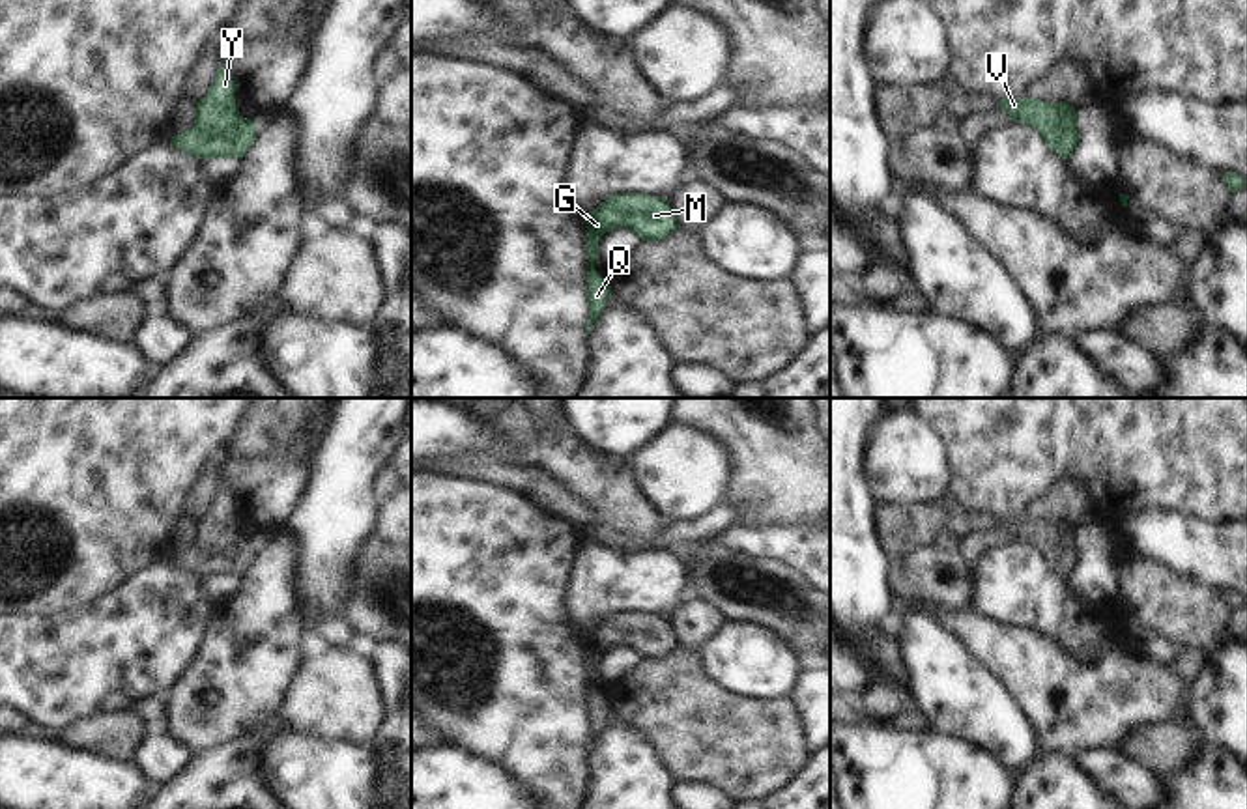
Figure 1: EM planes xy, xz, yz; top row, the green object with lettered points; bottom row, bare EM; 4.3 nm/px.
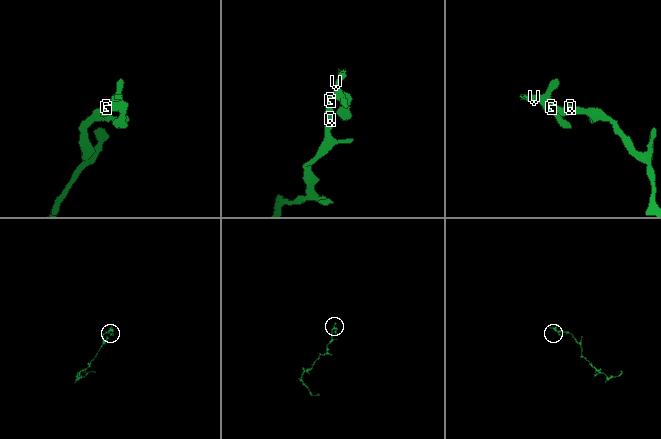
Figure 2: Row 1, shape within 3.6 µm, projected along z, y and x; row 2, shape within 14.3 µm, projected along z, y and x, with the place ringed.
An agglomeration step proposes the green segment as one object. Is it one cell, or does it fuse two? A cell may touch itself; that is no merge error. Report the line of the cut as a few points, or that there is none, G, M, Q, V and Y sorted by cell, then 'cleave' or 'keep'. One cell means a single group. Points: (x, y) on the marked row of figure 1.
cut none; groups G M Q V Y; keep

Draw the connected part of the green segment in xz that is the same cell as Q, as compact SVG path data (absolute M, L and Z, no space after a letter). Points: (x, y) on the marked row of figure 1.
M615 192L609 194L587 219L587 260L591 271L587 273L587 299L591 308L585 333L591 334L591 327L598 314L604 310L611 288L595 271L598 256L598 239L619 226L626 226L638 234L643 241L660 241L679 228L679 222L671 211L669 200L652 196L649 192Z

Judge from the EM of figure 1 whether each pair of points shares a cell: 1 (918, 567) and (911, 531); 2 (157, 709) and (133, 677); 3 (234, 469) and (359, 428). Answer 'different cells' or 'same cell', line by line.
1: different cells
2: different cells
3: different cells

